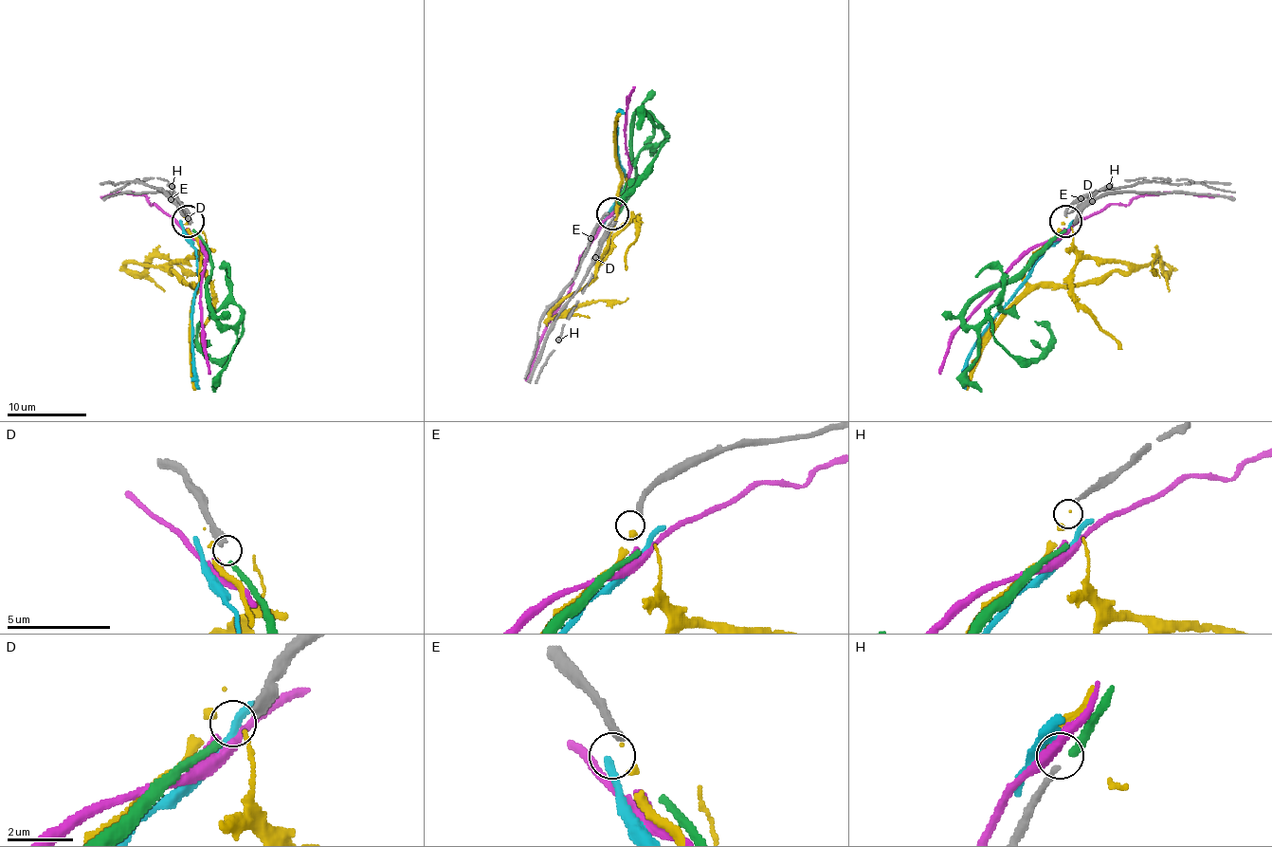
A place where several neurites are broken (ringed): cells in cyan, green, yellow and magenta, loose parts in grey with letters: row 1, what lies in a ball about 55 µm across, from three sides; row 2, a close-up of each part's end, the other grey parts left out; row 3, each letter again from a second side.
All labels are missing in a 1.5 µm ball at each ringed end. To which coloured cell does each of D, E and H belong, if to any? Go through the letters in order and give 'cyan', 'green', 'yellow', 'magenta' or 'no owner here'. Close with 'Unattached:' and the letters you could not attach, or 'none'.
D: green
E: yellow
H: no owner here
Unattached: H

